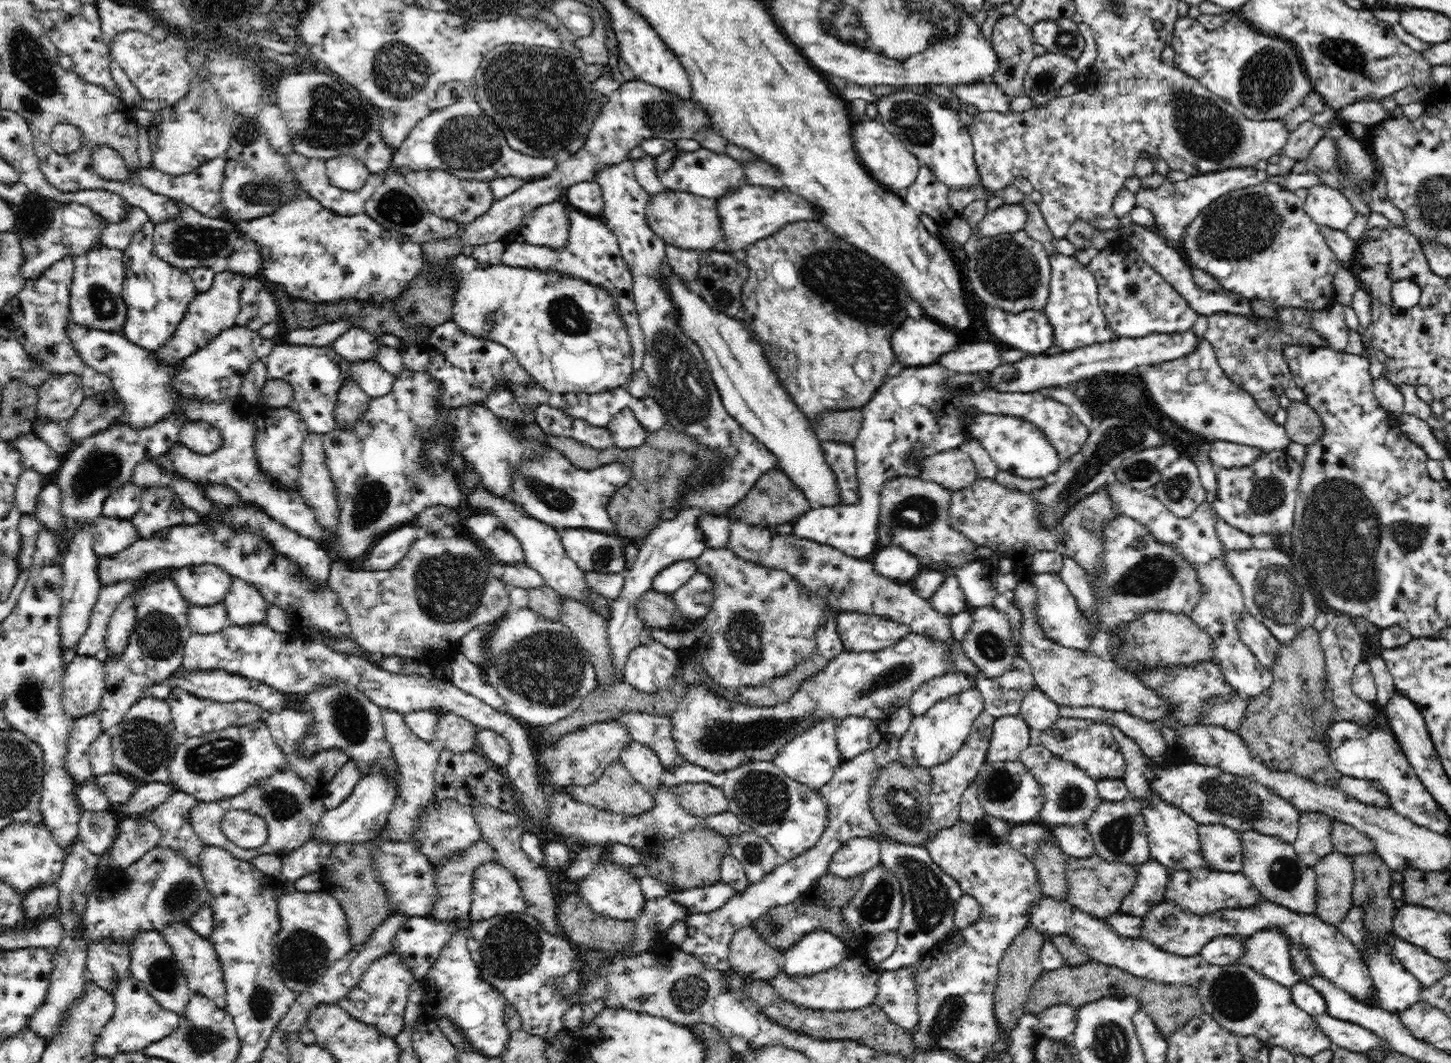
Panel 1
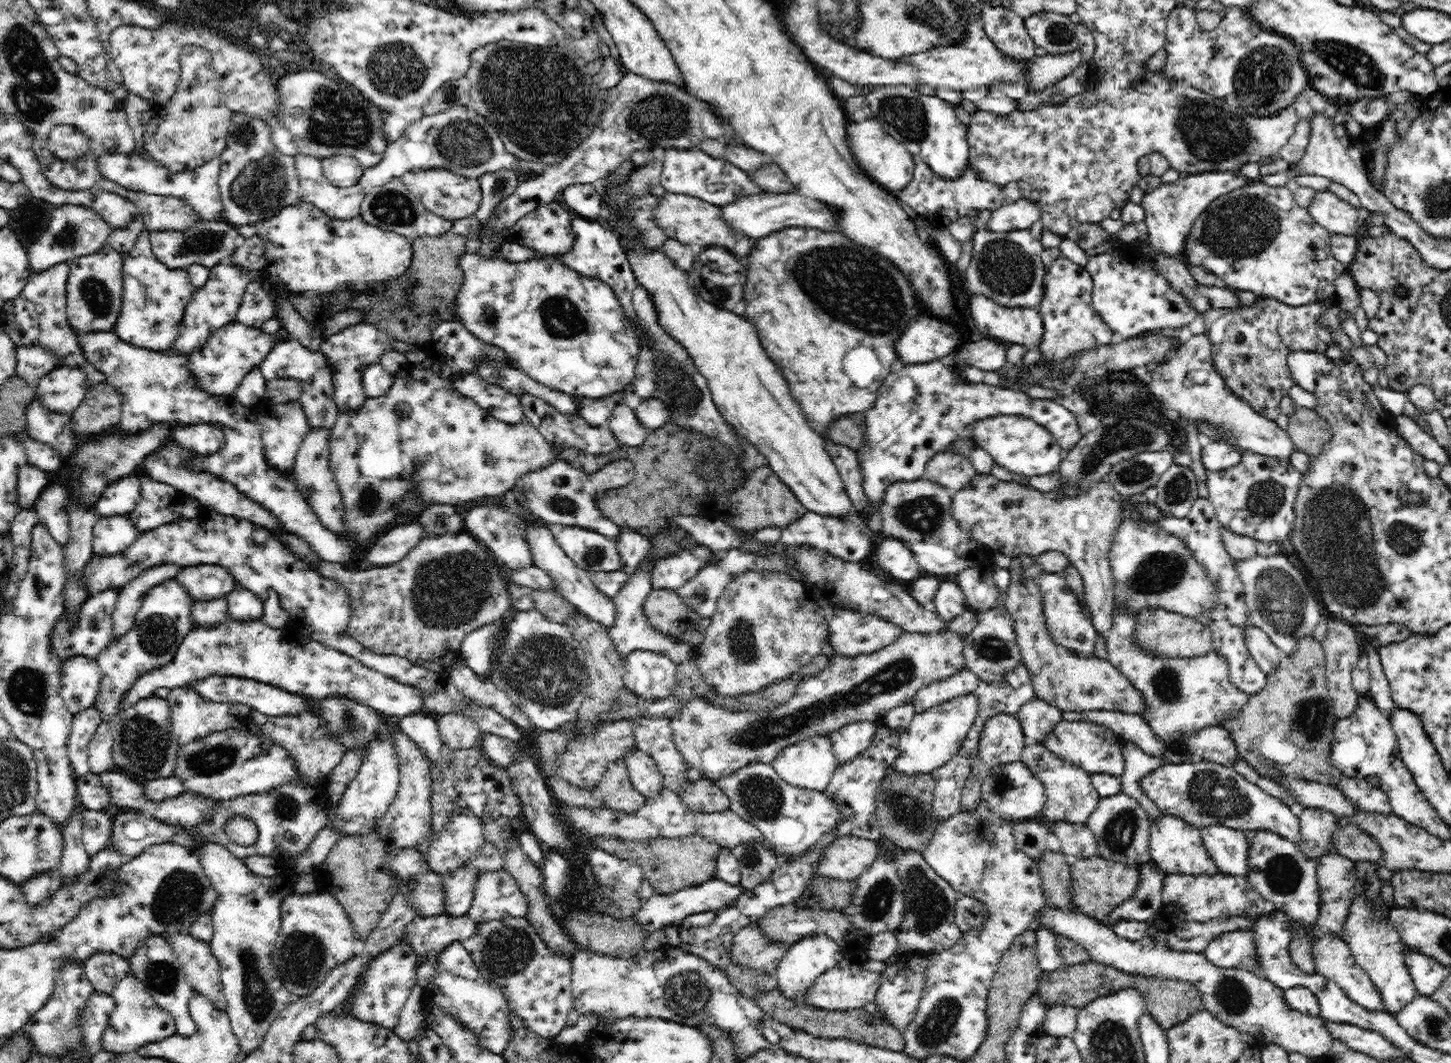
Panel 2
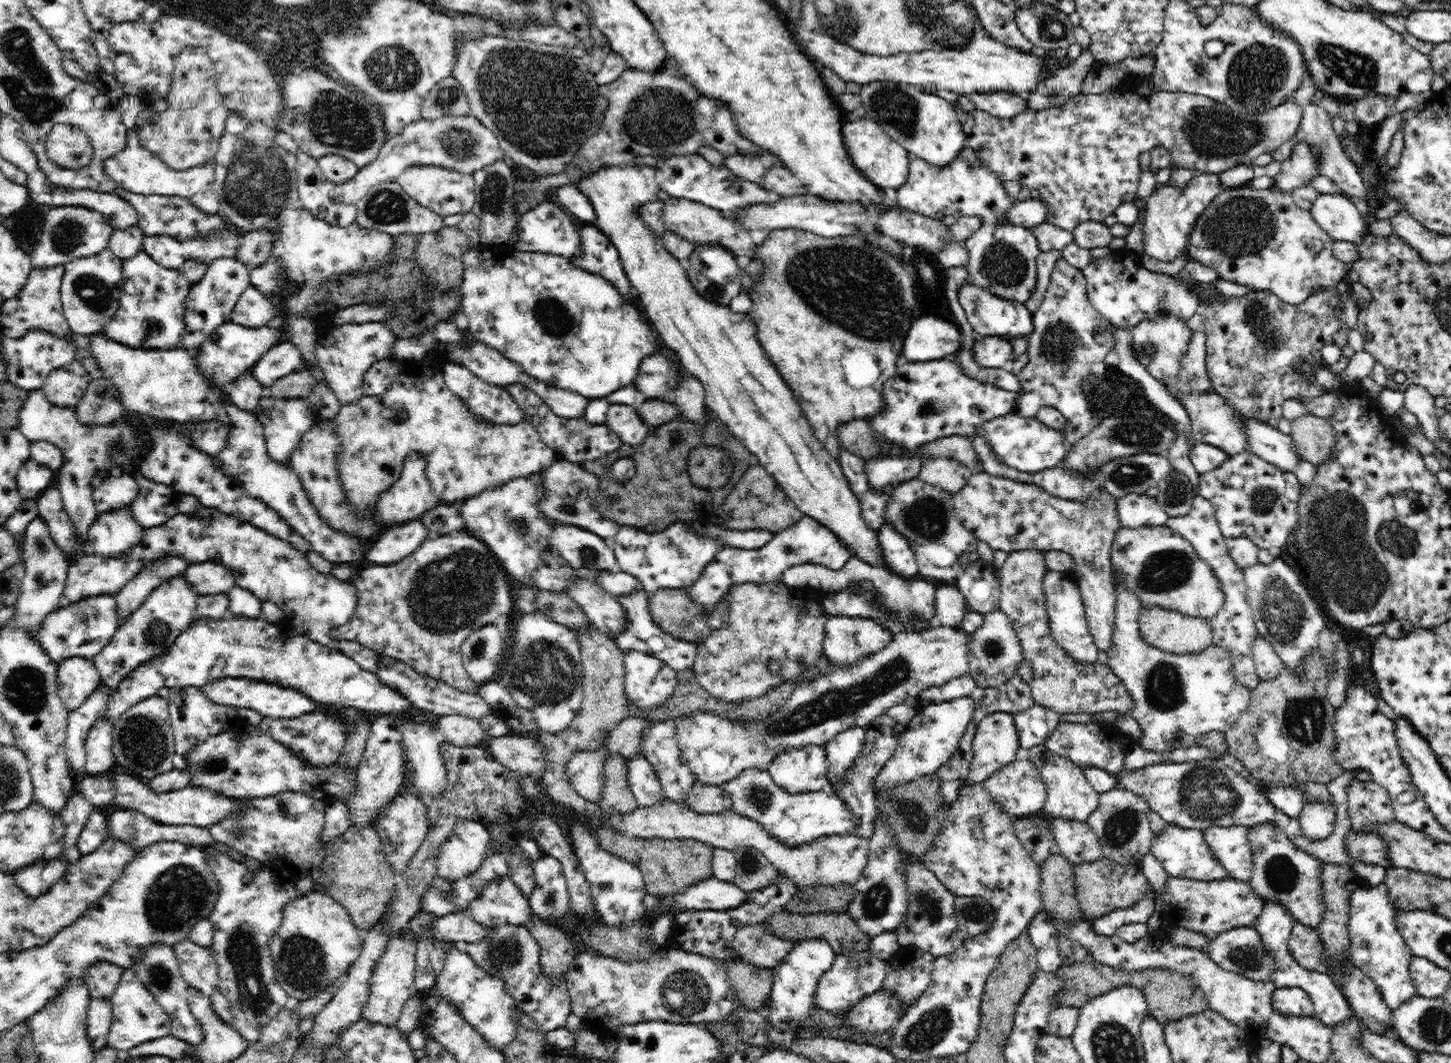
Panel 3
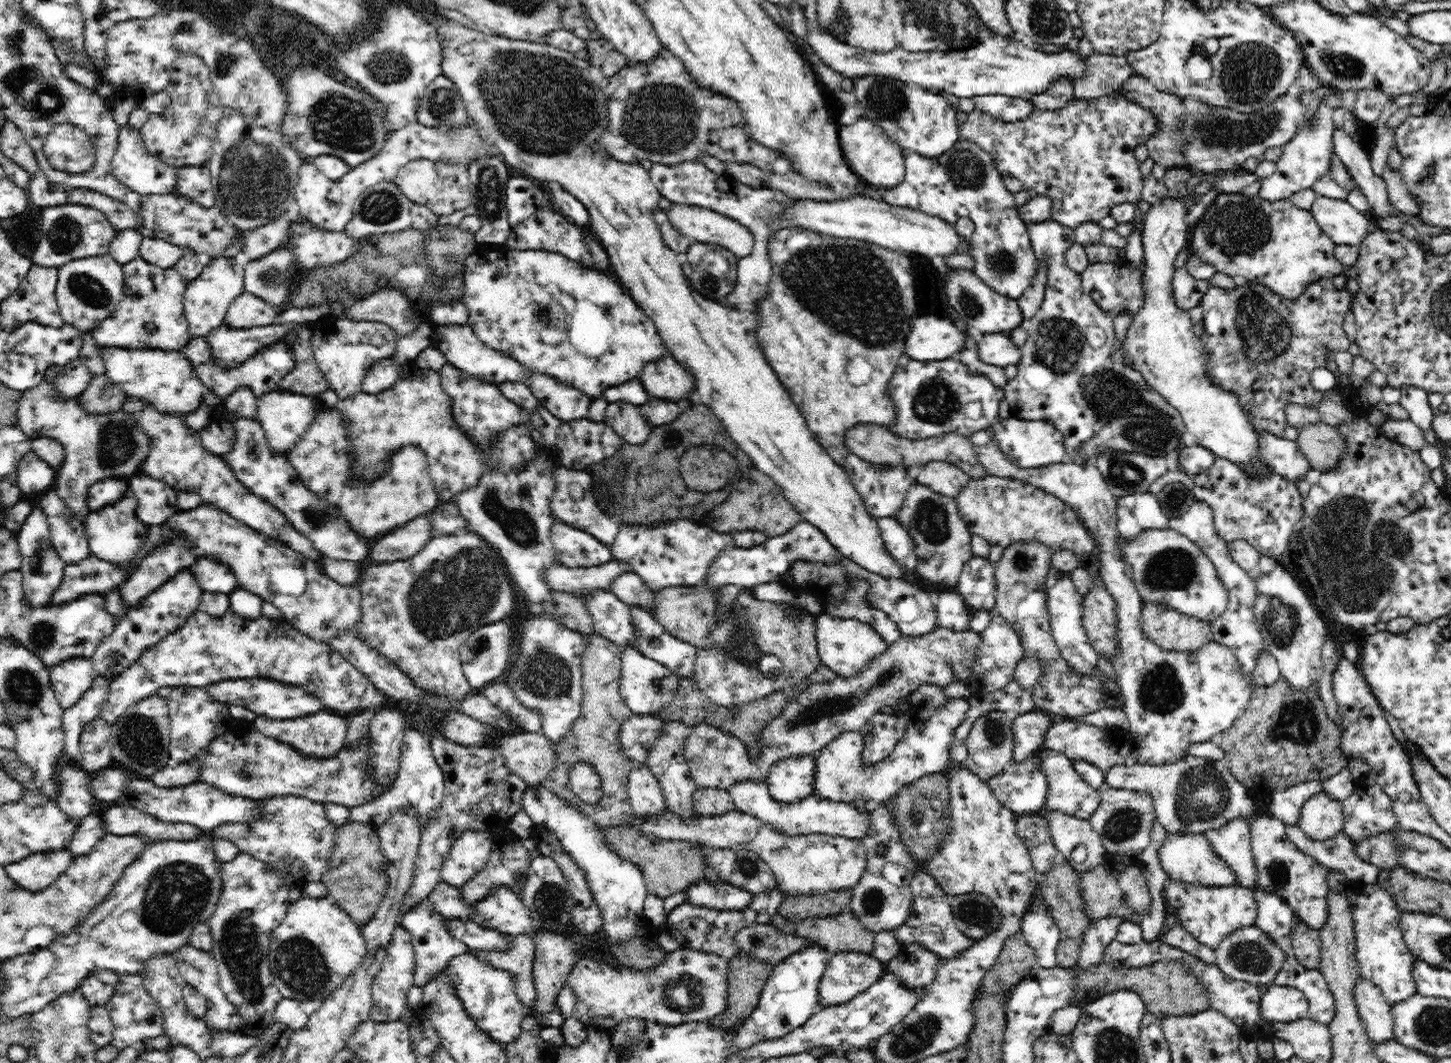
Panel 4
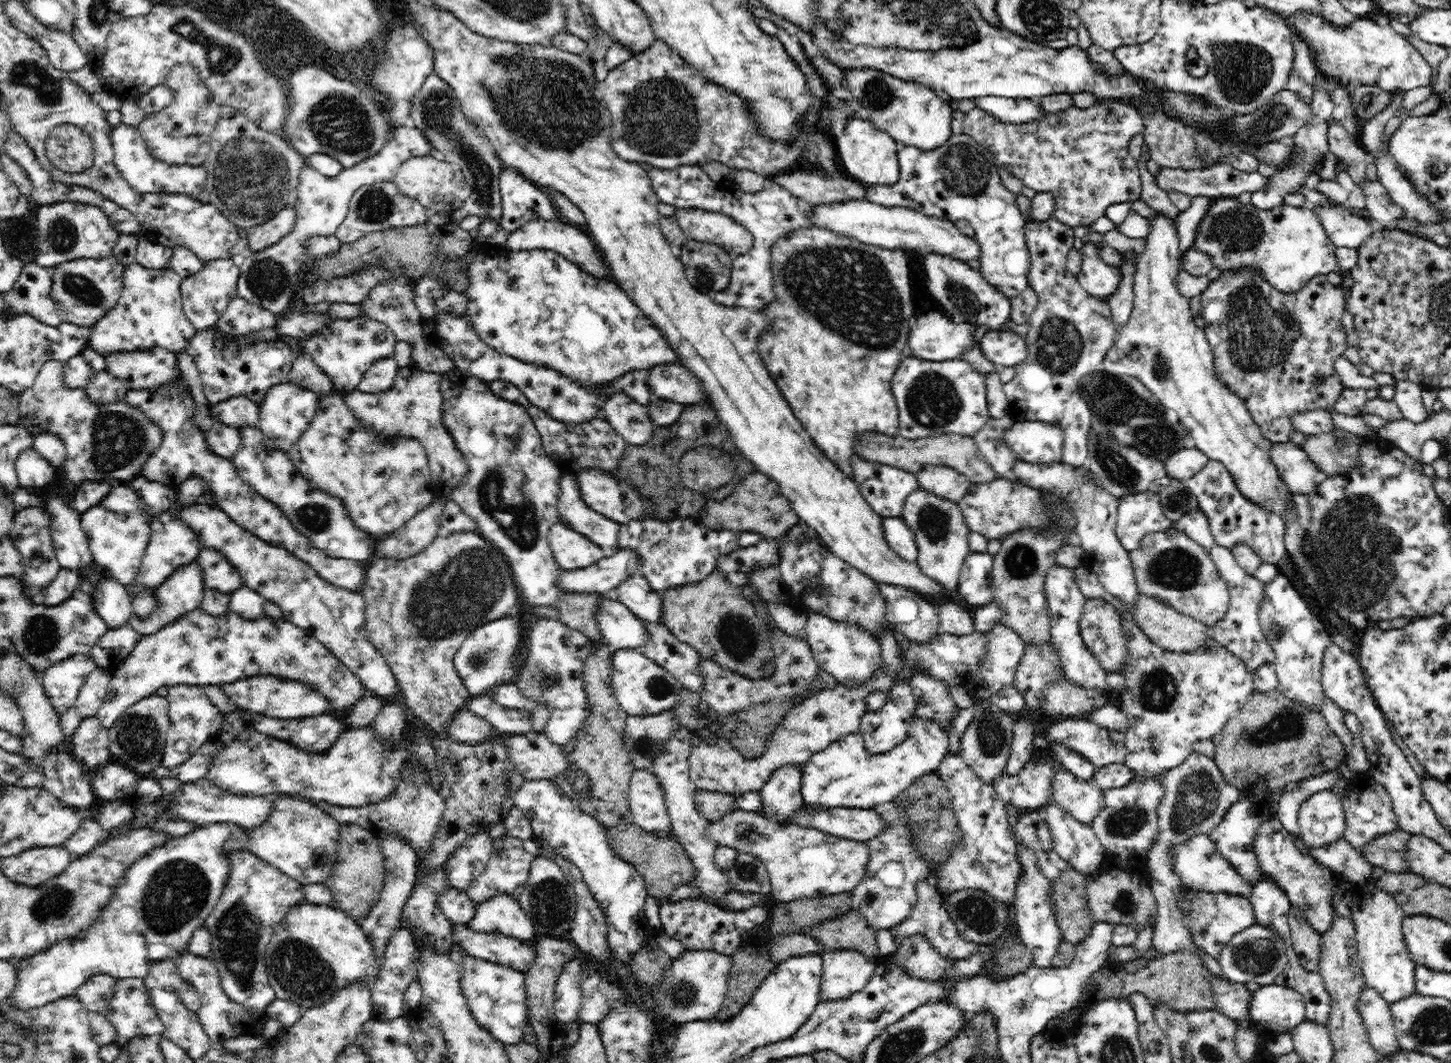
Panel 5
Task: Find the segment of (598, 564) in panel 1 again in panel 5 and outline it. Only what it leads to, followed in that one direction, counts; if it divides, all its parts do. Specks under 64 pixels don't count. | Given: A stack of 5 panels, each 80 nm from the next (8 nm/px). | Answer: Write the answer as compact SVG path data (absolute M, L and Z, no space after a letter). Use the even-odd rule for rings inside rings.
M564 522L553 524L547 537L557 563L564 570L590 566L610 554Z

